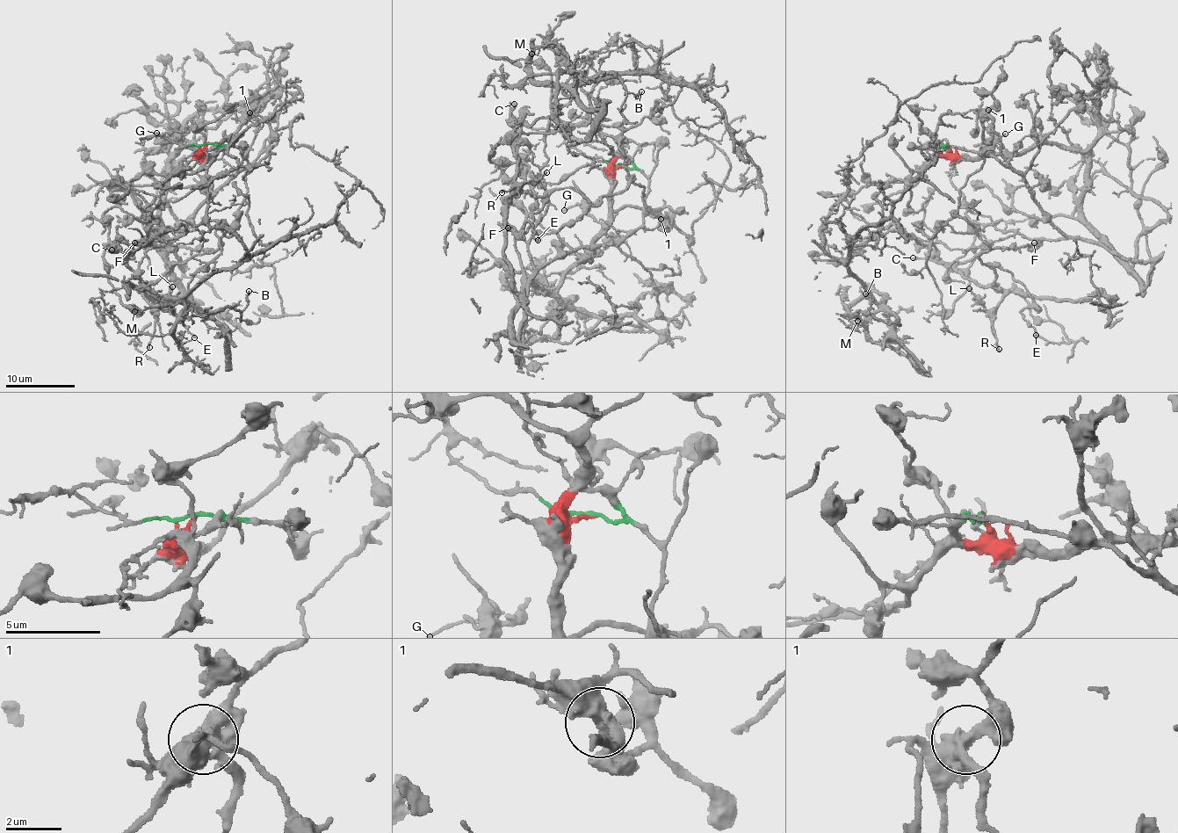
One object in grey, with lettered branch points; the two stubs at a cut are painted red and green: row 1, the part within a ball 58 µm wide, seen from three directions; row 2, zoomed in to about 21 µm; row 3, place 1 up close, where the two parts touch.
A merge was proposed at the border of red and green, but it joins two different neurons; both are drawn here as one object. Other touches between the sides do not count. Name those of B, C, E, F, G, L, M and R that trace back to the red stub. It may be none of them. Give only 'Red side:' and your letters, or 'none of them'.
Red side: B, G, M

